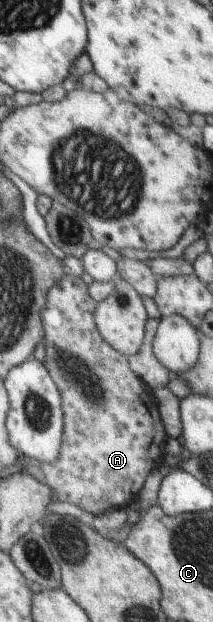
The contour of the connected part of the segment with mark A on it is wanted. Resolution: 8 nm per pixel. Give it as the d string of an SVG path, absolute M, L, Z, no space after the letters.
M66 272L59 283L47 291L45 306L41 309L46 335L44 363L60 392L62 419L65 421L63 441L60 457L55 462L39 462L19 455L16 469L45 483L53 491L53 502L67 502L94 516L101 516L113 508L125 509L138 498L146 477L165 456L167 436L153 392L131 371L128 357L105 343L99 334L93 316L97 305L98 302L89 295L88 285L70 272Z

